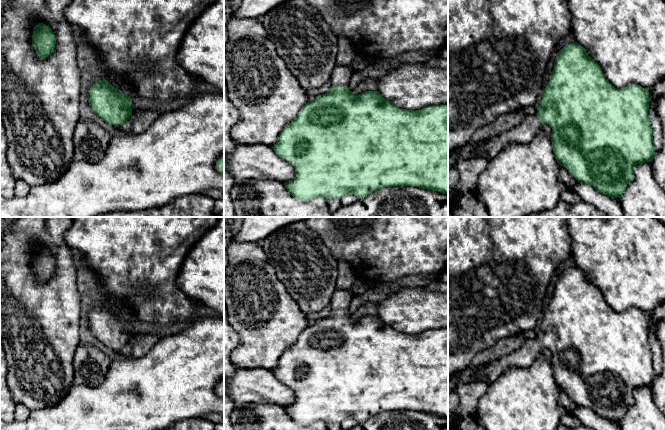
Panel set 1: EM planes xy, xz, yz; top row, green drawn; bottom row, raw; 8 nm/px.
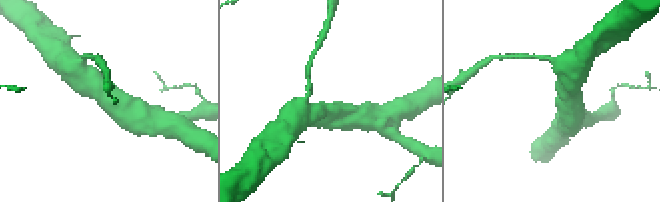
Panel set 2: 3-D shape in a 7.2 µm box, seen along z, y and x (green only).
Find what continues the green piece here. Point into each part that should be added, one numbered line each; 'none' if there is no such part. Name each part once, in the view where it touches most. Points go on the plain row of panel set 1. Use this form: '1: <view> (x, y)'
1: xz (341, 299)

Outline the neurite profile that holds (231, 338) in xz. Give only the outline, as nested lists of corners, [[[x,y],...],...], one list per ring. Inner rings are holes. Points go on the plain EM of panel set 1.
[[[224,303],[224,430],[235,430],[235,424],[231,417],[236,407],[229,395],[227,381],[237,370],[237,367],[230,360],[230,355],[238,347],[239,343],[240,337],[228,321]]]

